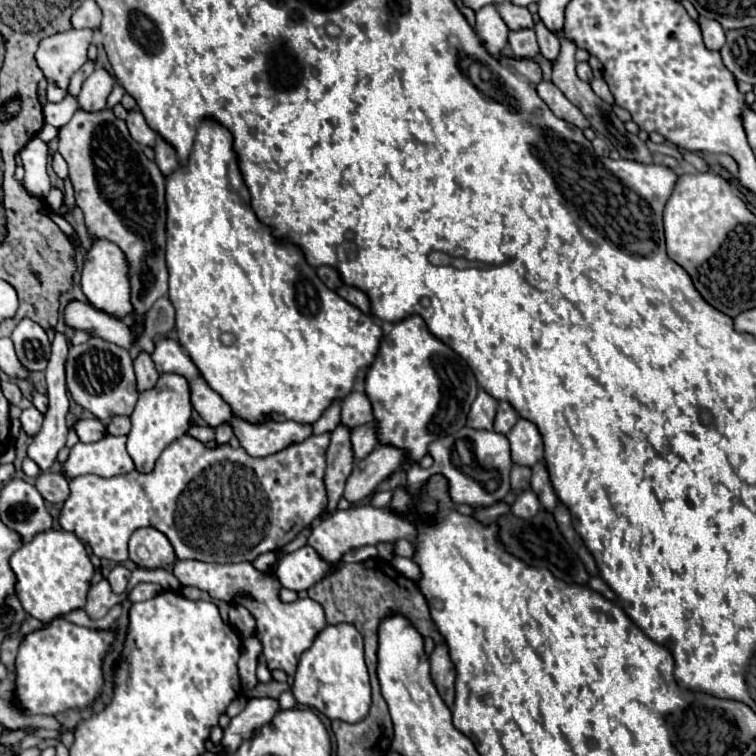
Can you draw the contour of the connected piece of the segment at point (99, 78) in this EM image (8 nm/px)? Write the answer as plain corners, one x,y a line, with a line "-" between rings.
95,69
83,83
81,93
77,97
79,109
87,109
91,113
105,109
107,95
113,89
113,77
105,69

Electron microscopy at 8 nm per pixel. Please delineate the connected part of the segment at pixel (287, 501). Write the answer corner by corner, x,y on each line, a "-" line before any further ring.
329,433
325,435
311,435
307,441
303,443
297,443
297,445
291,445
275,455
269,455
269,457
263,457
263,459
255,459
251,455
247,455
245,449
233,449
229,443
225,445
219,445
219,447
205,447
203,443
199,443
197,439
189,437
189,435
183,435
181,439
177,439
175,443
171,443
161,455
159,455
159,461
155,463
155,469
151,473
139,473
137,469
127,473
127,475
119,475
119,477
111,477
111,479
103,479
103,477
95,477
95,475
83,475
83,477
73,477
69,481
69,497
61,509
61,517
59,517
59,525
65,529
65,531
71,531
75,535
79,535
81,541
85,541
91,551
101,557
101,559
109,559
109,561
117,561
117,563
123,563
129,559
127,555
127,541
131,537
131,533
139,527
157,527
173,545
175,549
175,555
179,561
205,561
205,563
239,563
239,561
253,561
255,557
259,557
261,553
269,553
269,551
279,551
281,547
285,547
289,541
293,541
305,527
309,527
319,515
321,511
325,509
327,505
327,495
325,495
325,485
323,485
323,477
325,477
325,451
327,451
327,445
329,445

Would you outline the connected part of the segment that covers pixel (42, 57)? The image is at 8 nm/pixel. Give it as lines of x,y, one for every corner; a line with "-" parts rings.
69,29
67,33
41,41
35,59
45,73
45,79
67,89
69,77
87,61
87,49
93,43
93,33
93,29

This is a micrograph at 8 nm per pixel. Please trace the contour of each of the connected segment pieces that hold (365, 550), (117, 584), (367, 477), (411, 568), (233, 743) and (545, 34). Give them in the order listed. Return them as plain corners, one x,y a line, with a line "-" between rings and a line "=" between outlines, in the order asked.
361,547
361,549
349,551
347,555
343,555
341,561
365,561
365,559
369,559
373,555
375,555
375,547
=
123,565
113,567
111,573
107,575
107,581
111,583
111,587
113,587
113,591
115,591
117,595
121,595
121,593
125,591
129,579
131,579
131,571
129,571
127,567
123,567
=
379,445
373,449
365,459
355,461
355,469
351,471
347,483
345,483
345,499
355,505
367,499
375,487
385,481
395,471
407,469
409,463
405,463
403,451
397,447
383,447
=
393,557
393,561
391,561
391,565
399,571
399,573
403,573
407,579
411,579
411,581
419,581
419,577
421,577
421,573
419,573
419,565
415,565
415,561
413,559
405,559
405,557
=
251,697
247,701
247,707
231,719
229,727
223,731
223,741
221,745
225,747
227,753
233,753
241,741
249,739
257,729
267,725
271,717
279,711
279,701
271,697
=
541,21
535,25
535,33
537,33
539,47
541,47
541,55
549,61
555,61
555,57
559,55
559,37
557,37
557,33
549,31

